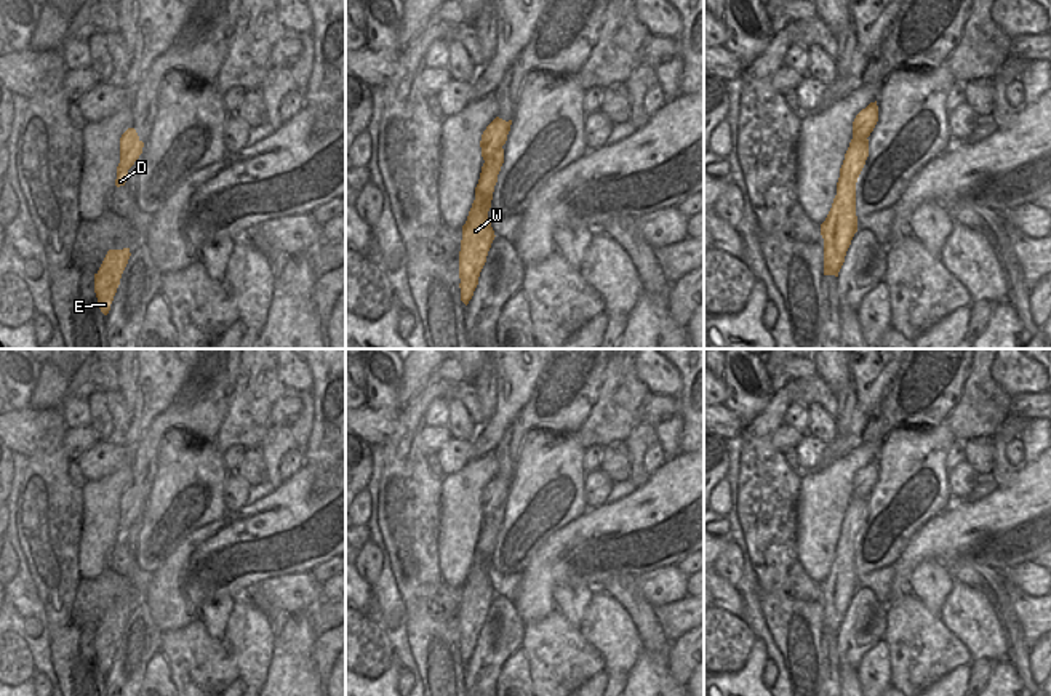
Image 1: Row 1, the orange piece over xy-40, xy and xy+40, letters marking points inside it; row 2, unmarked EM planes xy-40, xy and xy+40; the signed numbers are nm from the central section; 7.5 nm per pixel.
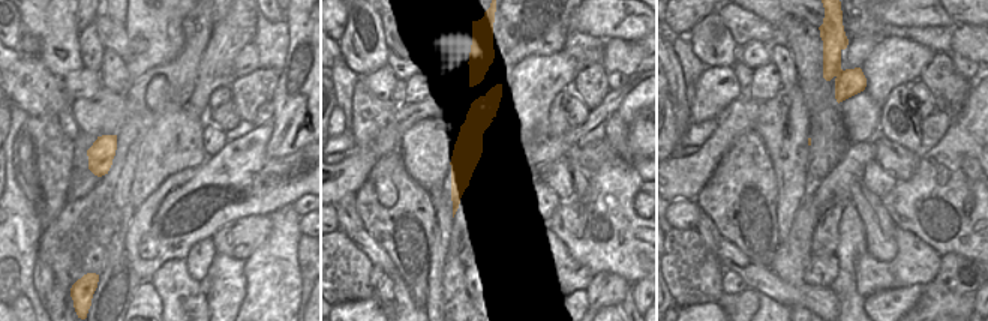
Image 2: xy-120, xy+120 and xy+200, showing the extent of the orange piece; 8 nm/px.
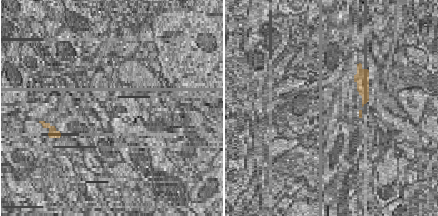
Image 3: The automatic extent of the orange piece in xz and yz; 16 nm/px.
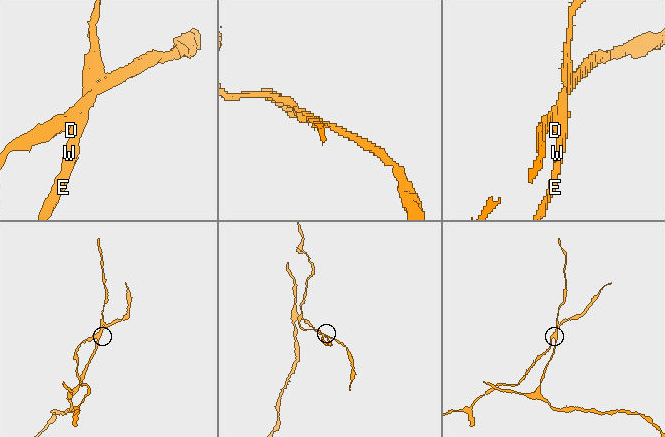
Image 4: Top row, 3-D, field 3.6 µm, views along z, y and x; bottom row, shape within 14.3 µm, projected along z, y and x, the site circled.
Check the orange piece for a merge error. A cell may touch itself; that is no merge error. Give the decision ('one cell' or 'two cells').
two cells

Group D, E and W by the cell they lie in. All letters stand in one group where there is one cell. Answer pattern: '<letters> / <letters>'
D / E W

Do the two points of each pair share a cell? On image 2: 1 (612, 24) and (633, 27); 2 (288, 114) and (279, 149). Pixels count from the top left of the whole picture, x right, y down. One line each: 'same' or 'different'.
1: same
2: same

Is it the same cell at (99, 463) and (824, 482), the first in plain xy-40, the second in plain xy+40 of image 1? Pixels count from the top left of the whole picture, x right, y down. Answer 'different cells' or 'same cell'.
different cells

